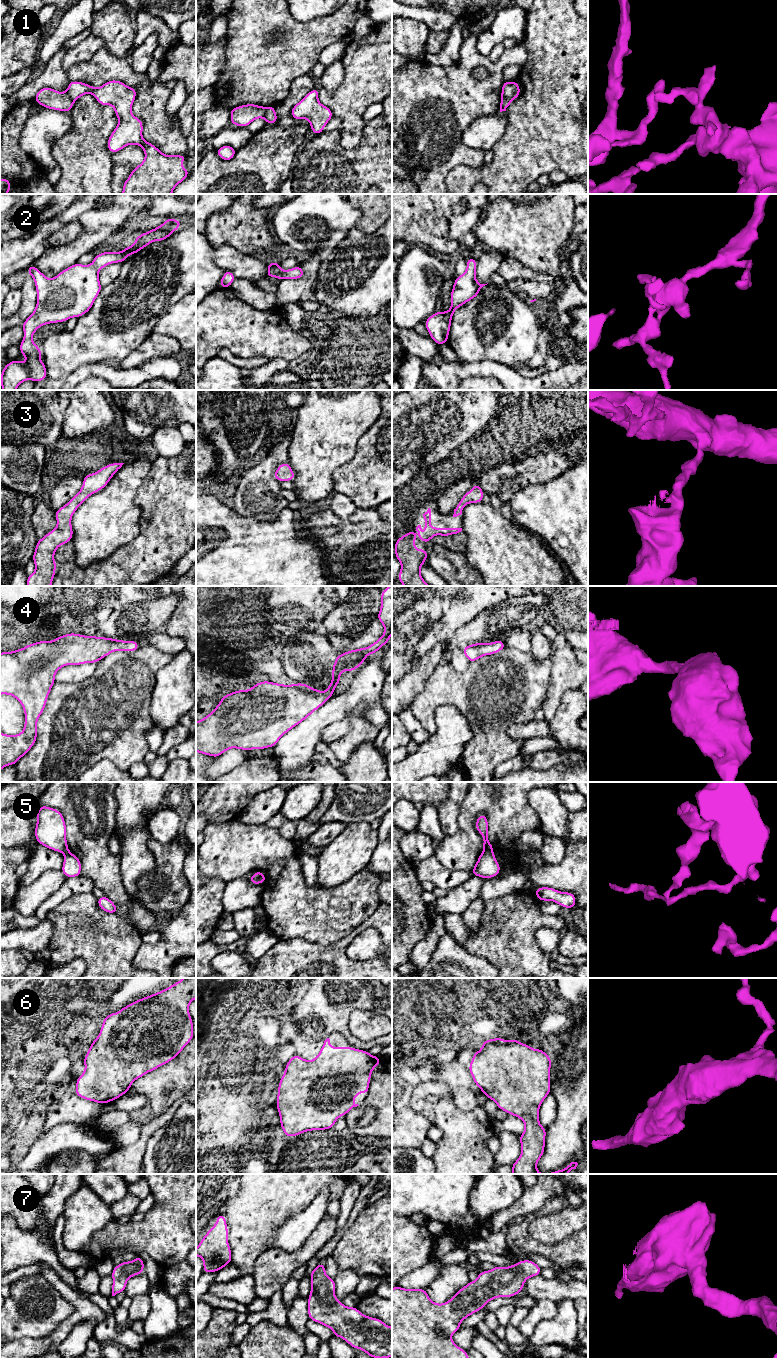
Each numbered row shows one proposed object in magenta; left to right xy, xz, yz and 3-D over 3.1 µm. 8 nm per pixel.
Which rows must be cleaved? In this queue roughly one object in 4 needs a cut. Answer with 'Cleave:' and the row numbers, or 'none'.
Cleave: 1, 5

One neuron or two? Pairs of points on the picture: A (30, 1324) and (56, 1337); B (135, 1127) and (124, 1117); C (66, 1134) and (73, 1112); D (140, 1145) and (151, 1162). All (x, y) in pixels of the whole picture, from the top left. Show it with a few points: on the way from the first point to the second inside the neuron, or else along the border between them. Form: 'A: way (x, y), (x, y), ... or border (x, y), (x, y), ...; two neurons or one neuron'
A: border (67, 1317), (48, 1335), (36, 1338), (27, 1337); two neurons
B: way (132, 1126), (126, 1120); one neuron
C: border (82, 1124), (59, 1123), (48, 1131); two neurons
D: border (155, 1131), (147, 1143), (142, 1163); two neurons

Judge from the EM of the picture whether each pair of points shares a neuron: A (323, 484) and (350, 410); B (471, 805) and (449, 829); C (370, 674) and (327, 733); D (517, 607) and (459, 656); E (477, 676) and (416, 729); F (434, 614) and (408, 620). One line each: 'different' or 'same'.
A: same
B: different
C: different
D: different
E: different
F: same

